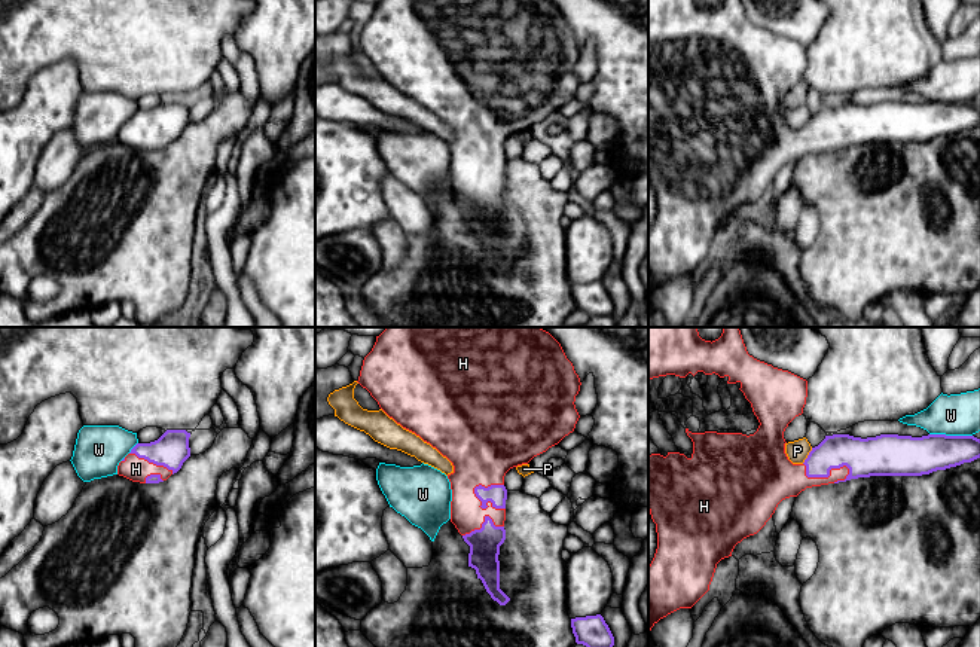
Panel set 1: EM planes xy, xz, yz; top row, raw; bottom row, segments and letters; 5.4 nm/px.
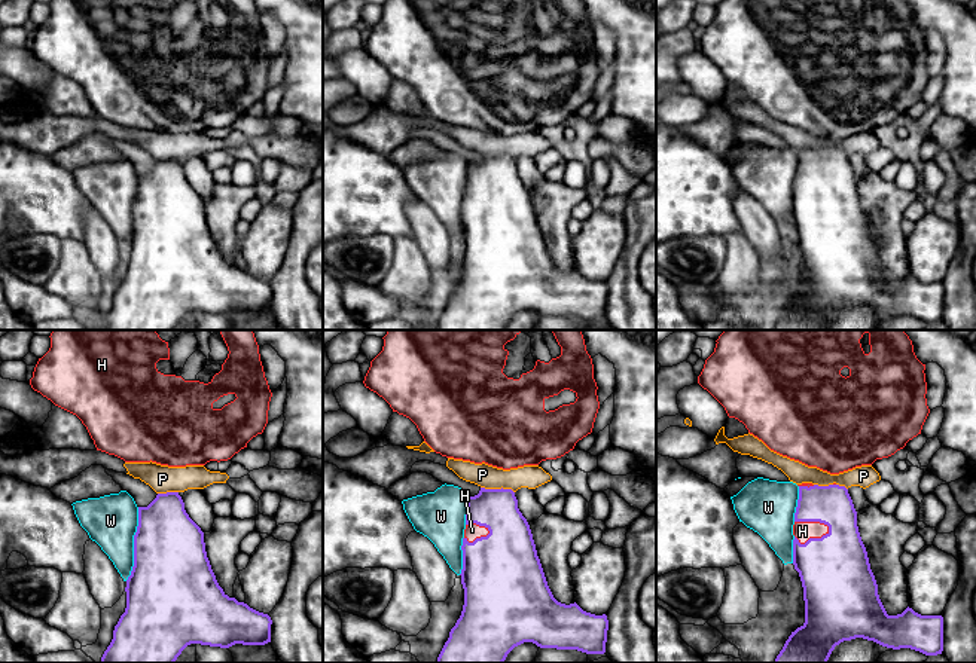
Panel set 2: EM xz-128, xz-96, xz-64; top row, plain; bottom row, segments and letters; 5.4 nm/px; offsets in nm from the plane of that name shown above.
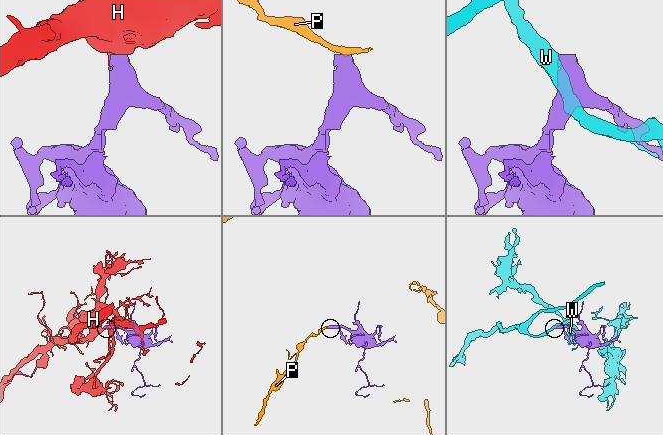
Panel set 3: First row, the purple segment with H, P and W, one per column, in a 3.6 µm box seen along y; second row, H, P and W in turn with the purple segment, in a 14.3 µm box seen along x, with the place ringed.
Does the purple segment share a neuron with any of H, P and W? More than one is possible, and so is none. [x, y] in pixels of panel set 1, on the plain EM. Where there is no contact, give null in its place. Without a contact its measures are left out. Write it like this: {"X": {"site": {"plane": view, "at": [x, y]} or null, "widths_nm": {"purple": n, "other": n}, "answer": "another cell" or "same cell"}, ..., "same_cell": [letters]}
{"H": {"site": {"plane": "yz", "at": [826, 143]}, "widths_nm": {"purple": 200, "other": 220}, "answer": "same cell"}, "P": {"site": {"plane": "yz", "at": [808, 122]}, "widths_nm": {"purple": 180, "other": 120}, "answer": "another cell"}, "W": {"site": {"plane": "yz", "at": [951, 103]}, "widths_nm": {"purple": 220, "other": 220}, "answer": "another cell"}, "same_cell": ["H"]}

